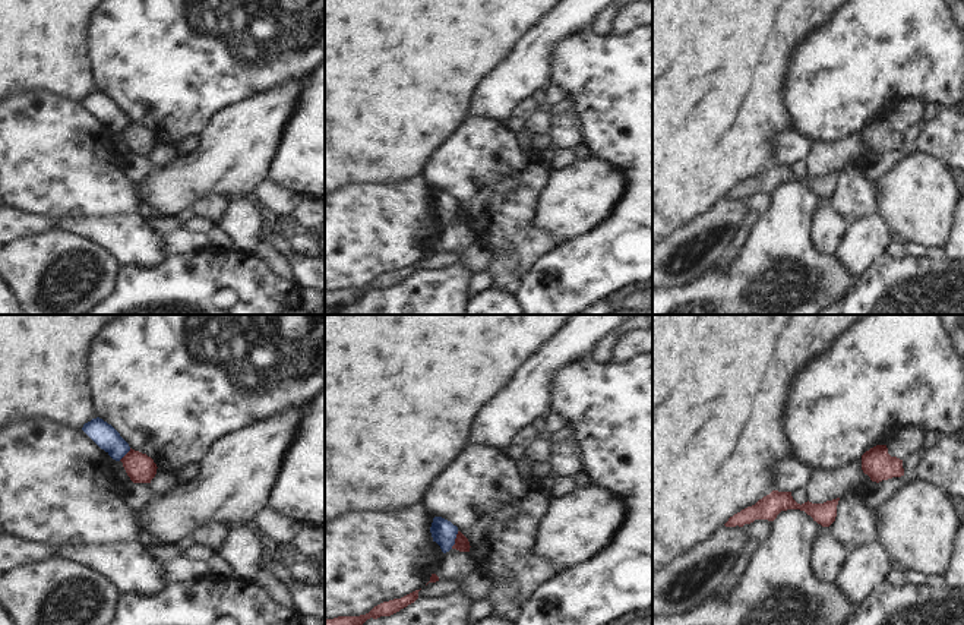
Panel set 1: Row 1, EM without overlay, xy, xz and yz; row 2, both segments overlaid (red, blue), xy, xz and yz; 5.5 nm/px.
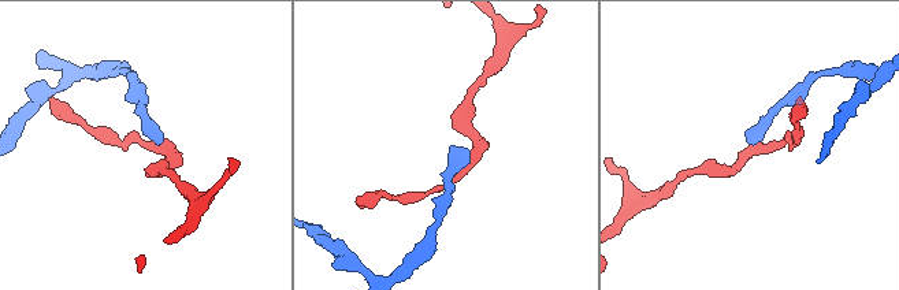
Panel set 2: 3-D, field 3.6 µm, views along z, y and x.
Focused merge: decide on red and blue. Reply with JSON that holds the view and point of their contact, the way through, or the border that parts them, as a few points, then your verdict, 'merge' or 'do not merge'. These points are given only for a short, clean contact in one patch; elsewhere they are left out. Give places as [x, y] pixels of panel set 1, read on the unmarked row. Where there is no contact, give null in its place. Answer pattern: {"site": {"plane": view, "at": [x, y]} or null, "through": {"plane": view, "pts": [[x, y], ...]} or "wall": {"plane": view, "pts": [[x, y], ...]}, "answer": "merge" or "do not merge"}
{"site": {"plane": "xz", "at": [455, 212]}, "wall": {"plane": "xz", "pts": [[458, 204], [451, 220]]}, "answer": "do not merge"}

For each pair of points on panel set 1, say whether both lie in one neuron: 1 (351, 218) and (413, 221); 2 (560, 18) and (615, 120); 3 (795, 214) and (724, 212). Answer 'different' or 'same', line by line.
1: same
2: different
3: different

